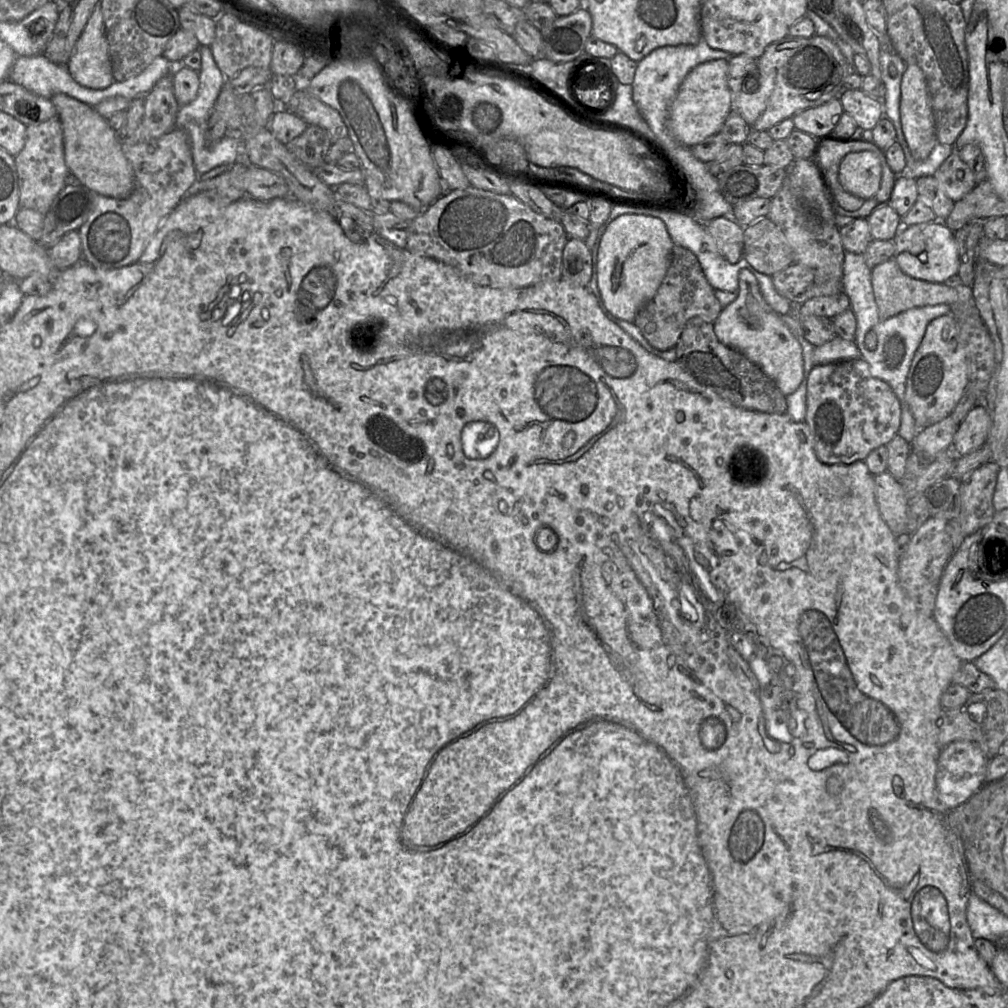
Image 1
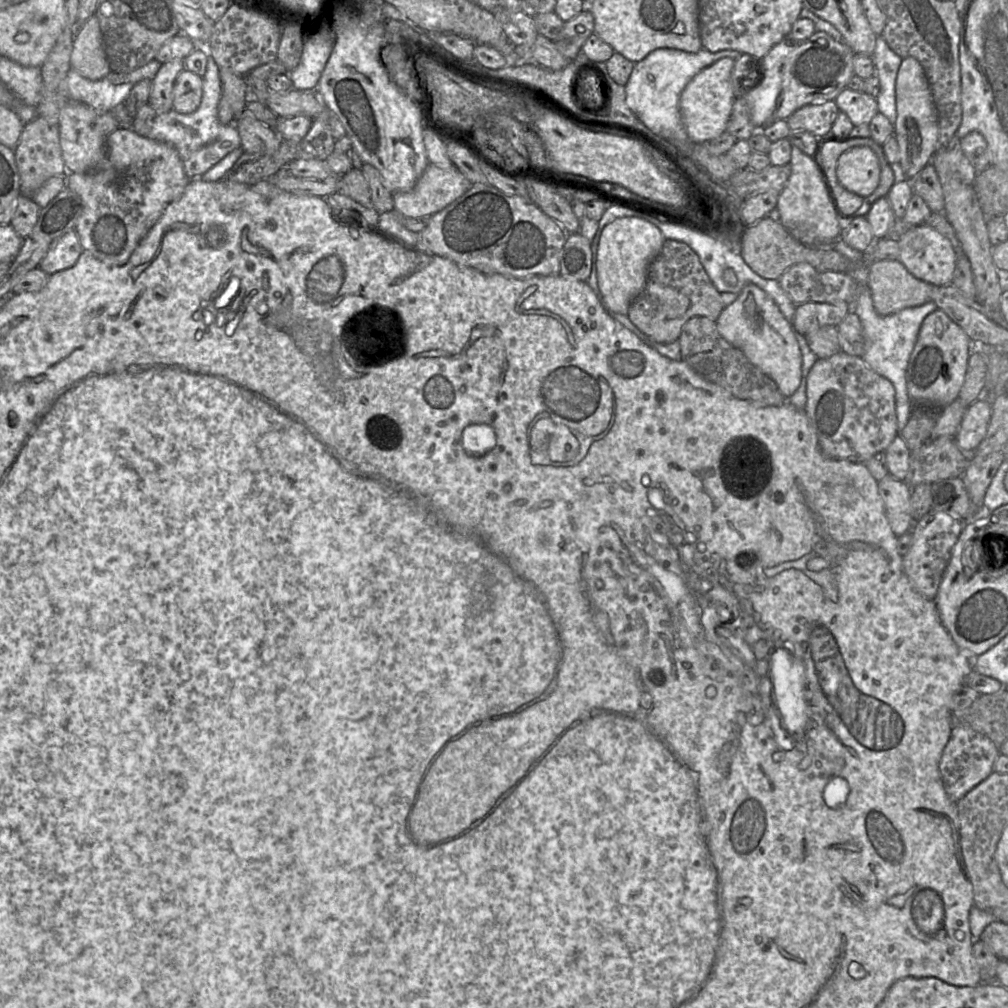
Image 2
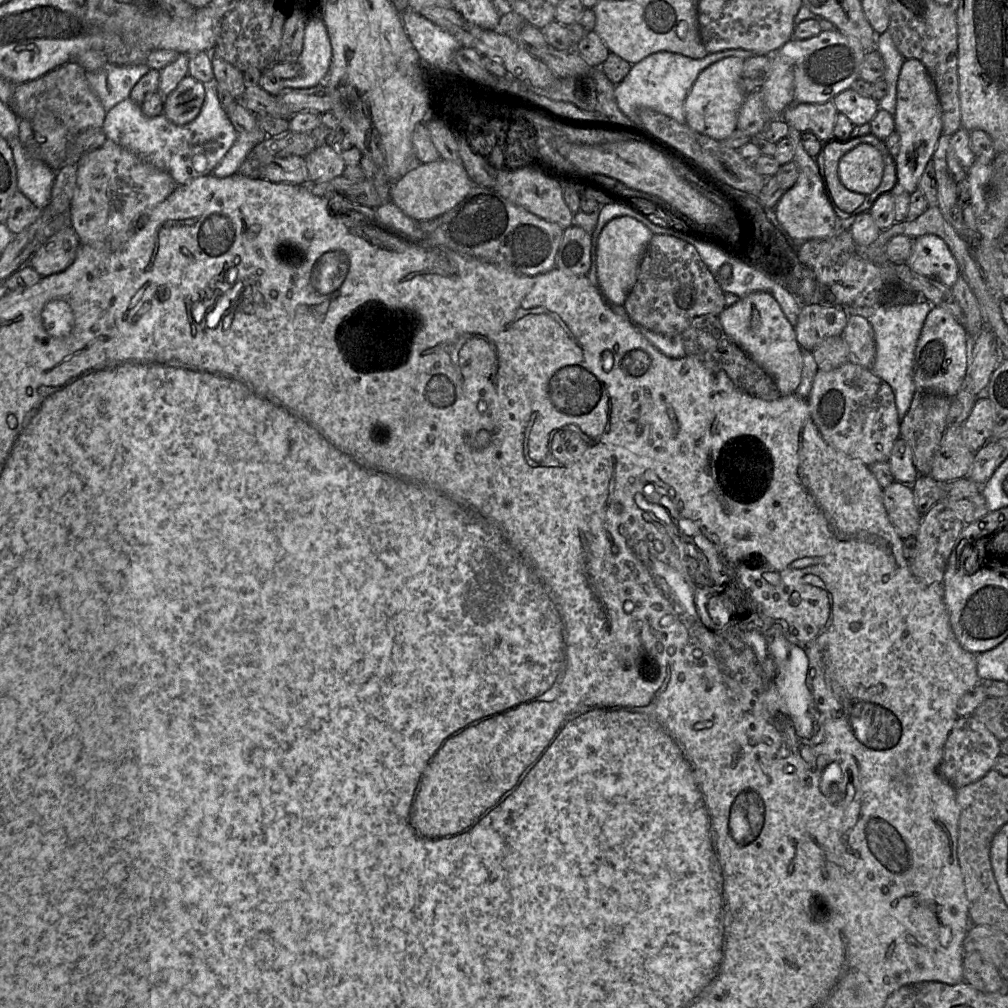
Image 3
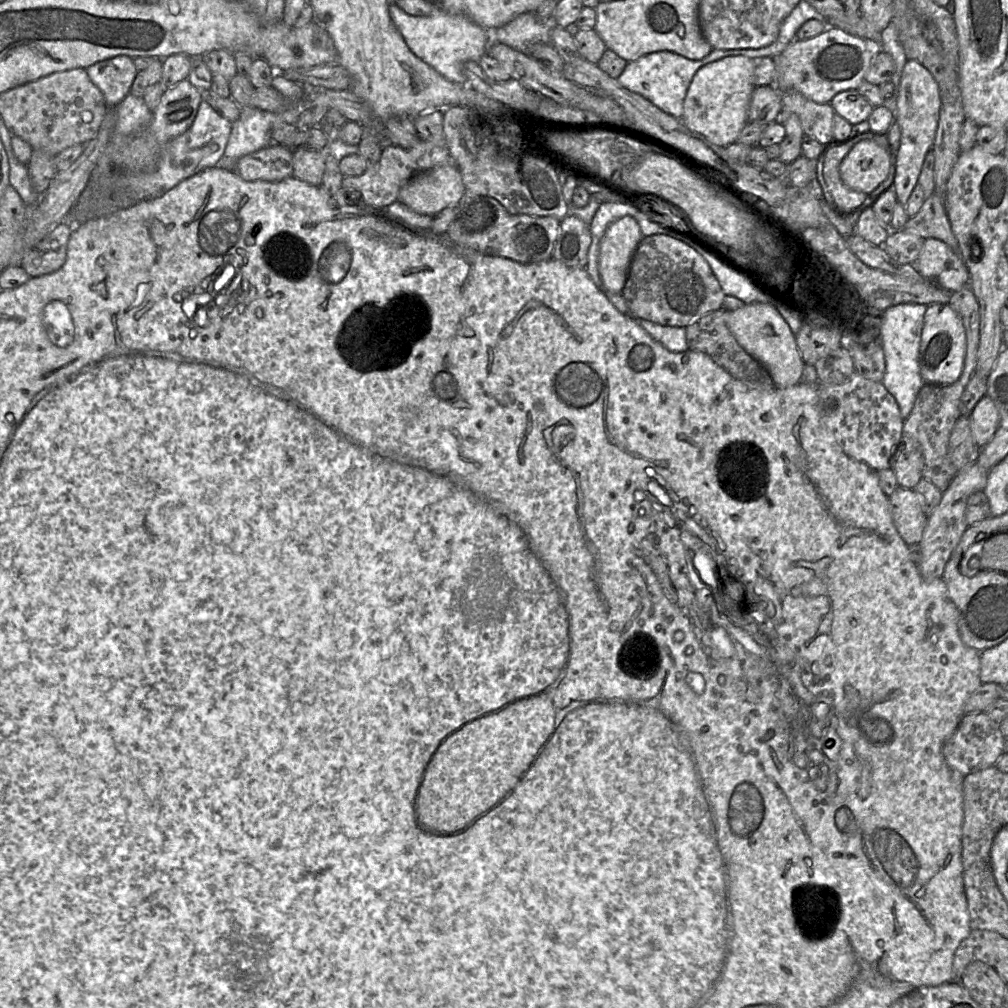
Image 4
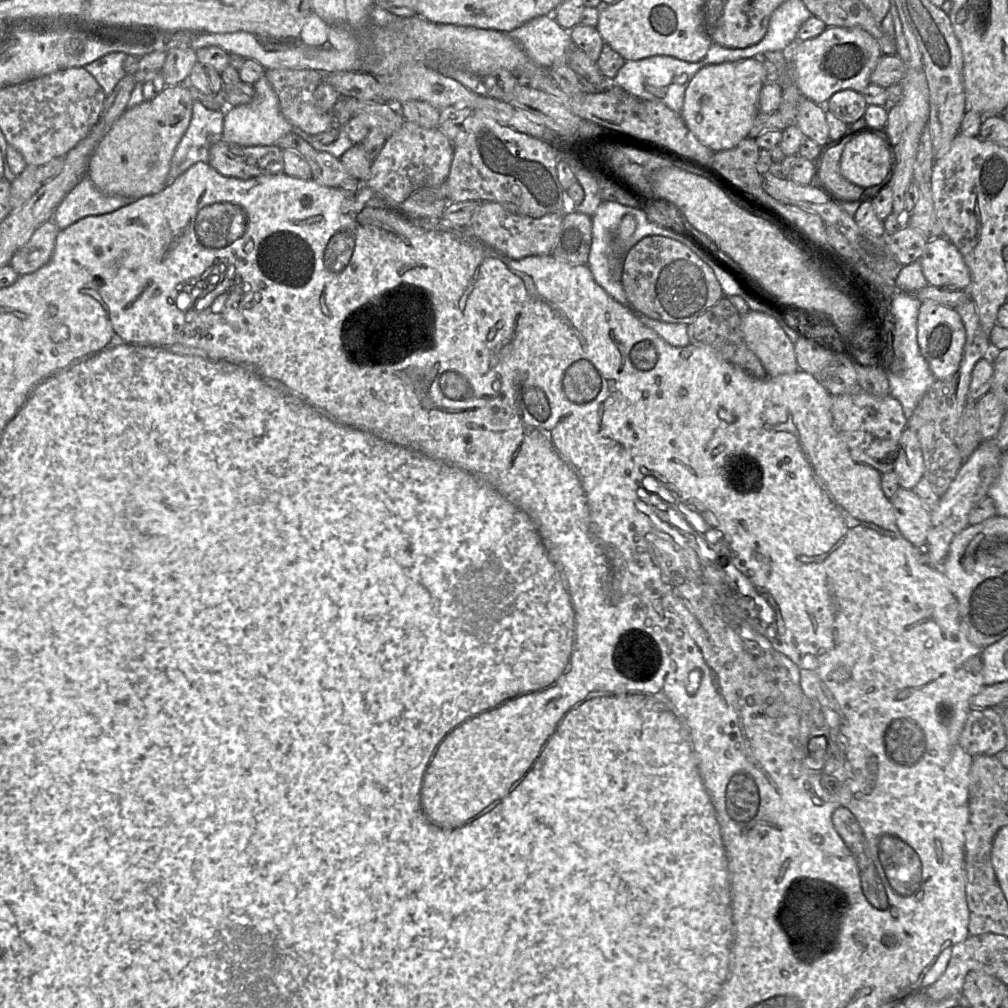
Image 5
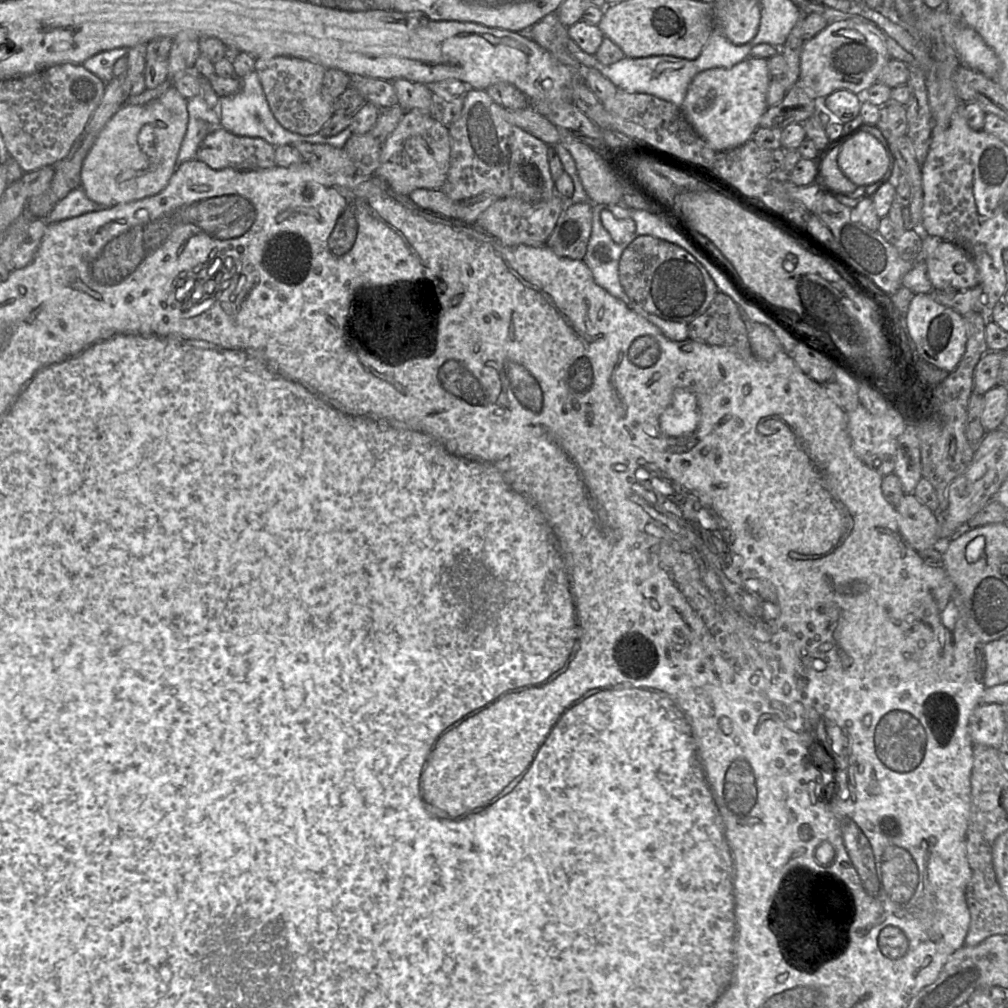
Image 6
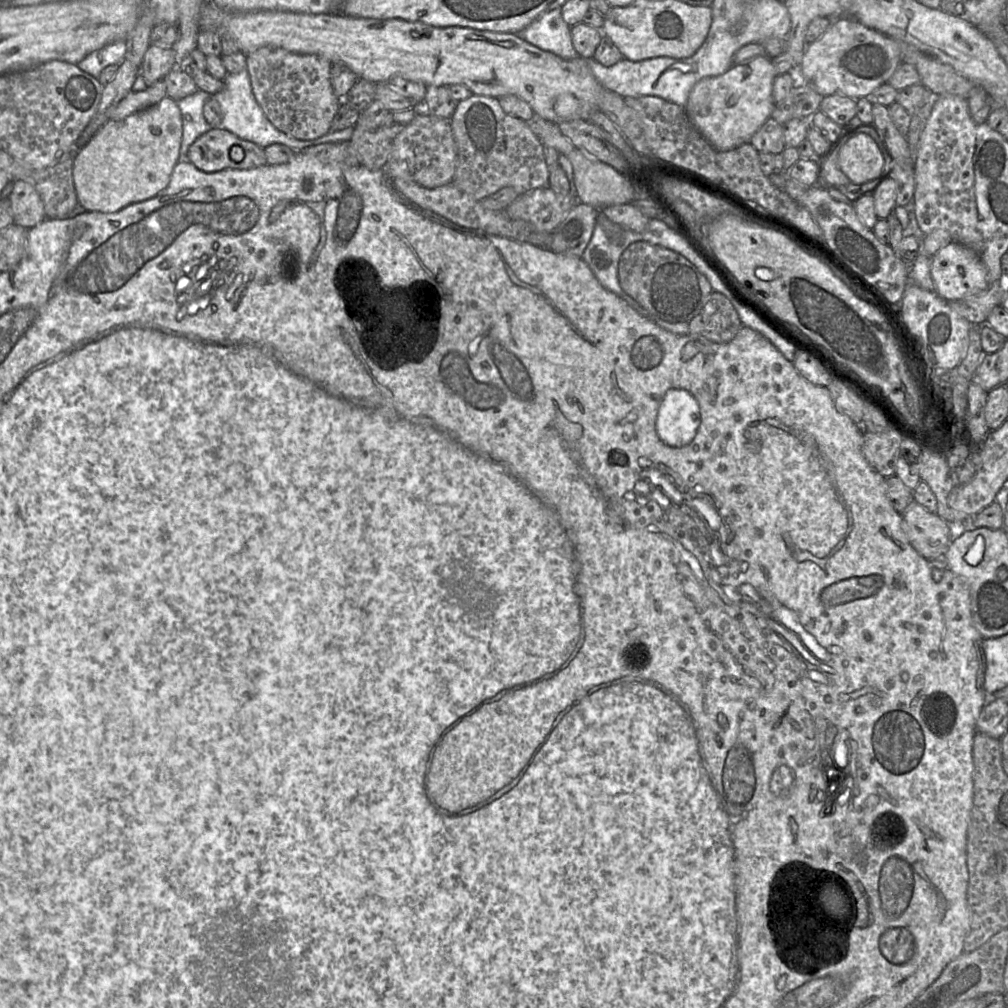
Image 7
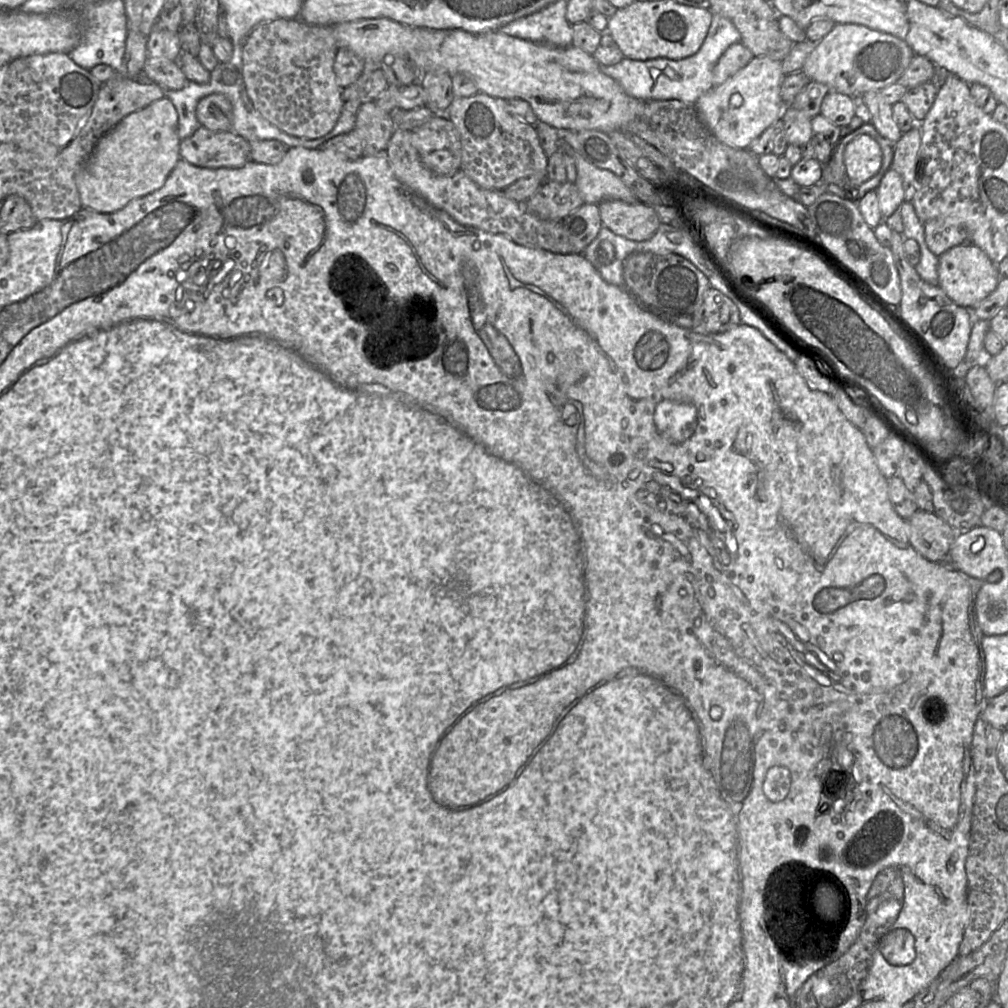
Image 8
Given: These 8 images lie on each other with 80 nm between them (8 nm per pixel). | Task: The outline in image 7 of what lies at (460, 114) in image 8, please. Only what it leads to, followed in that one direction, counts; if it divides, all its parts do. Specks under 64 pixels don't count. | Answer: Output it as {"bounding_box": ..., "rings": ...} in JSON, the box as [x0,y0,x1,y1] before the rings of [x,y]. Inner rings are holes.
{"bounding_box":[449,94,549,201],"rings":[[[471,94],[458,101],[449,121],[457,147],[456,169],[451,183],[462,192],[480,201],[504,187],[511,187],[521,195],[548,186],[549,170],[541,141],[527,122],[505,113],[498,98]]]}

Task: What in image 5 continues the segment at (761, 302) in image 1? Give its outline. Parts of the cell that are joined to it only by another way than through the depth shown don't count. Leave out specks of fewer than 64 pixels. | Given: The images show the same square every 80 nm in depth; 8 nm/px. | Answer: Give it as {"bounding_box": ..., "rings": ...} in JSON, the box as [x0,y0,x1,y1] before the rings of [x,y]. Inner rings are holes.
{"bounding_box":[741,310,798,376],"rings":[[[749,310],[741,316],[741,329],[748,348],[760,360],[769,376],[792,374],[798,371],[794,344],[774,317]]]}

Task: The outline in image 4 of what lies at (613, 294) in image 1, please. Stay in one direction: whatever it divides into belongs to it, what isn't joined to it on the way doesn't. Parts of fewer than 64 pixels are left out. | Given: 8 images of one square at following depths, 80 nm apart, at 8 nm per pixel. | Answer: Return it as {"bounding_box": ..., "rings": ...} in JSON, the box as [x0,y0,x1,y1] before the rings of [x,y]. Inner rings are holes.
{"bounding_box":[598,216,643,293],"rings":[[[624,216],[613,222],[605,231],[599,246],[598,271],[602,289],[621,293],[631,261],[643,236],[637,221]]]}

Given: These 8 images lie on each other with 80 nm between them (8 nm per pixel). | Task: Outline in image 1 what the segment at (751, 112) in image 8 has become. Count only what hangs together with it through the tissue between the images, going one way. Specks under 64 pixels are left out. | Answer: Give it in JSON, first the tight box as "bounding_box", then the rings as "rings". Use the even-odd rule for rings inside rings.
{"bounding_box":[667,59,733,148],"rings":[[[717,59],[696,66],[685,77],[674,97],[667,119],[667,129],[680,143],[692,148],[720,132],[733,107],[728,87],[728,60]]]}

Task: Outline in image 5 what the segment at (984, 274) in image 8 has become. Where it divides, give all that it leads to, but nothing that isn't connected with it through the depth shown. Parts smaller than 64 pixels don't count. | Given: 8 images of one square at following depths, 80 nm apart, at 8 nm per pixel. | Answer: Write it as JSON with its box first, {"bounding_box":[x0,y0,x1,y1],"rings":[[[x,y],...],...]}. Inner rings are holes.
{"bounding_box":[919,236,969,290],"rings":[[[944,236],[928,240],[919,262],[929,285],[969,290],[969,268],[959,250]]]}

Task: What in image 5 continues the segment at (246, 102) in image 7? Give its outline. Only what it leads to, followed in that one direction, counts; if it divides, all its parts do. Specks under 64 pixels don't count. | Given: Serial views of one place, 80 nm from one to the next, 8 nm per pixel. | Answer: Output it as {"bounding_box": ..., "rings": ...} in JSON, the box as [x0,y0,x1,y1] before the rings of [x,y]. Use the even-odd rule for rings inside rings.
{"bounding_box":[222,76,320,146],"rings":[[[262,76],[260,79],[258,79],[254,84],[253,84],[255,93],[253,96],[253,99],[251,102],[247,103],[247,104],[243,104],[243,105],[237,105],[237,106],[232,106],[232,107],[224,107],[225,109],[225,115],[224,115],[224,125],[223,125],[223,136],[222,139],[226,142],[230,142],[230,143],[236,143],[242,146],[257,146],[257,145],[276,145],[277,146],[277,141],[282,138],[284,135],[286,135],[287,133],[295,133],[297,135],[299,135],[300,137],[302,137],[305,141],[309,142],[318,142],[320,143],[318,140],[316,140],[314,138],[313,135],[310,135],[308,133],[305,133],[304,131],[302,131],[301,129],[293,126],[292,124],[290,124],[285,117],[283,116],[283,114],[280,111],[280,106],[279,106],[279,100],[278,97],[272,87],[272,85],[270,84],[270,82],[268,81],[268,79],[265,76]]]}

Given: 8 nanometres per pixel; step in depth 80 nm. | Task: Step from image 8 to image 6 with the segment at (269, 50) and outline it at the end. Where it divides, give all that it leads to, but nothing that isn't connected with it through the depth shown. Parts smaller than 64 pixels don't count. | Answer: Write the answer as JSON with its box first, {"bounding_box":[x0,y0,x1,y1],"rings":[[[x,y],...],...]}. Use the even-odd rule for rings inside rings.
{"bounding_box":[255,58,333,135],"rings":[[[255,58],[255,69],[269,107],[282,127],[300,135],[317,134],[333,115],[333,102],[325,98],[322,82],[326,68],[300,58]]]}

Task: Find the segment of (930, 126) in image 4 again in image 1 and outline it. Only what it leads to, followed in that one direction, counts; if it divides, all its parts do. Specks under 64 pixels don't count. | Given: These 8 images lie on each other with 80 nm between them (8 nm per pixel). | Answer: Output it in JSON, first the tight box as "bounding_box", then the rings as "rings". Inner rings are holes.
{"bounding_box":[900,64,938,160],"rings":[[[907,64],[901,80],[900,122],[910,153],[916,160],[926,159],[938,143],[934,115],[925,76],[919,66]]]}

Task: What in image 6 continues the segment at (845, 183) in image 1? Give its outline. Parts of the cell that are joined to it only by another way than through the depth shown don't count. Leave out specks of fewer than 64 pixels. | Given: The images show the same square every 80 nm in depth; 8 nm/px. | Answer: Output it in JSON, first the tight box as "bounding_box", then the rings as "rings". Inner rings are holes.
{"bounding_box":[837,132,889,185],"rings":[[[860,132],[844,140],[837,163],[841,172],[855,185],[880,181],[889,165],[889,149],[871,133]]]}

